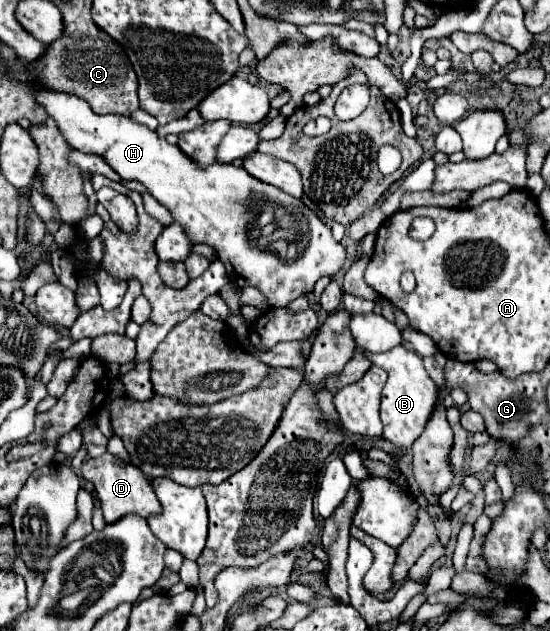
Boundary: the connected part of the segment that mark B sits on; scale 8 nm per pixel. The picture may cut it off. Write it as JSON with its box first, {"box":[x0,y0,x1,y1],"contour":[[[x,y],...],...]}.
{"box":[364,344,438,448],"contour":[[[402,344],[394,346],[388,352],[382,352],[382,354],[364,352],[364,356],[374,366],[388,372],[388,380],[382,390],[382,404],[380,404],[380,418],[384,422],[382,436],[398,448],[410,448],[410,444],[422,434],[422,428],[426,426],[426,422],[434,410],[438,388],[432,382],[432,378],[428,376],[428,372],[424,370],[422,358],[416,352],[404,348]]]}

